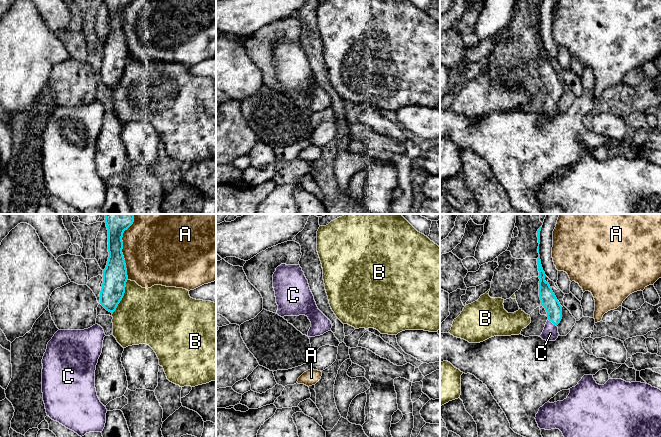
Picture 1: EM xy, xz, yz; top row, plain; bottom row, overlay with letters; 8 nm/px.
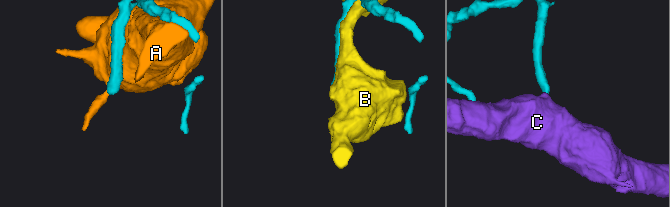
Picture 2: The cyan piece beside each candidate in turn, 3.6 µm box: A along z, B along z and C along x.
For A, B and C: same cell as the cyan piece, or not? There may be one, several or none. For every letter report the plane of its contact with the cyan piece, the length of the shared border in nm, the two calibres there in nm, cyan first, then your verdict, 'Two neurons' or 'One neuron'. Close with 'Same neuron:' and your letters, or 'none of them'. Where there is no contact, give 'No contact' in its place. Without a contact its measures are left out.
A: Touches cyan in xy. Shared border 440 nm. Thickness 190 nm (cyan) against 460 nm. Two neurons
B: Touches cyan in xy. Shared border 320 nm. Thickness 190 nm (cyan) against 440 nm. Two neurons
C: Touches cyan in yz. Shared border 90 nm. Thickness 130 nm (cyan) against 130 nm. One neuron
Same neuron: C

